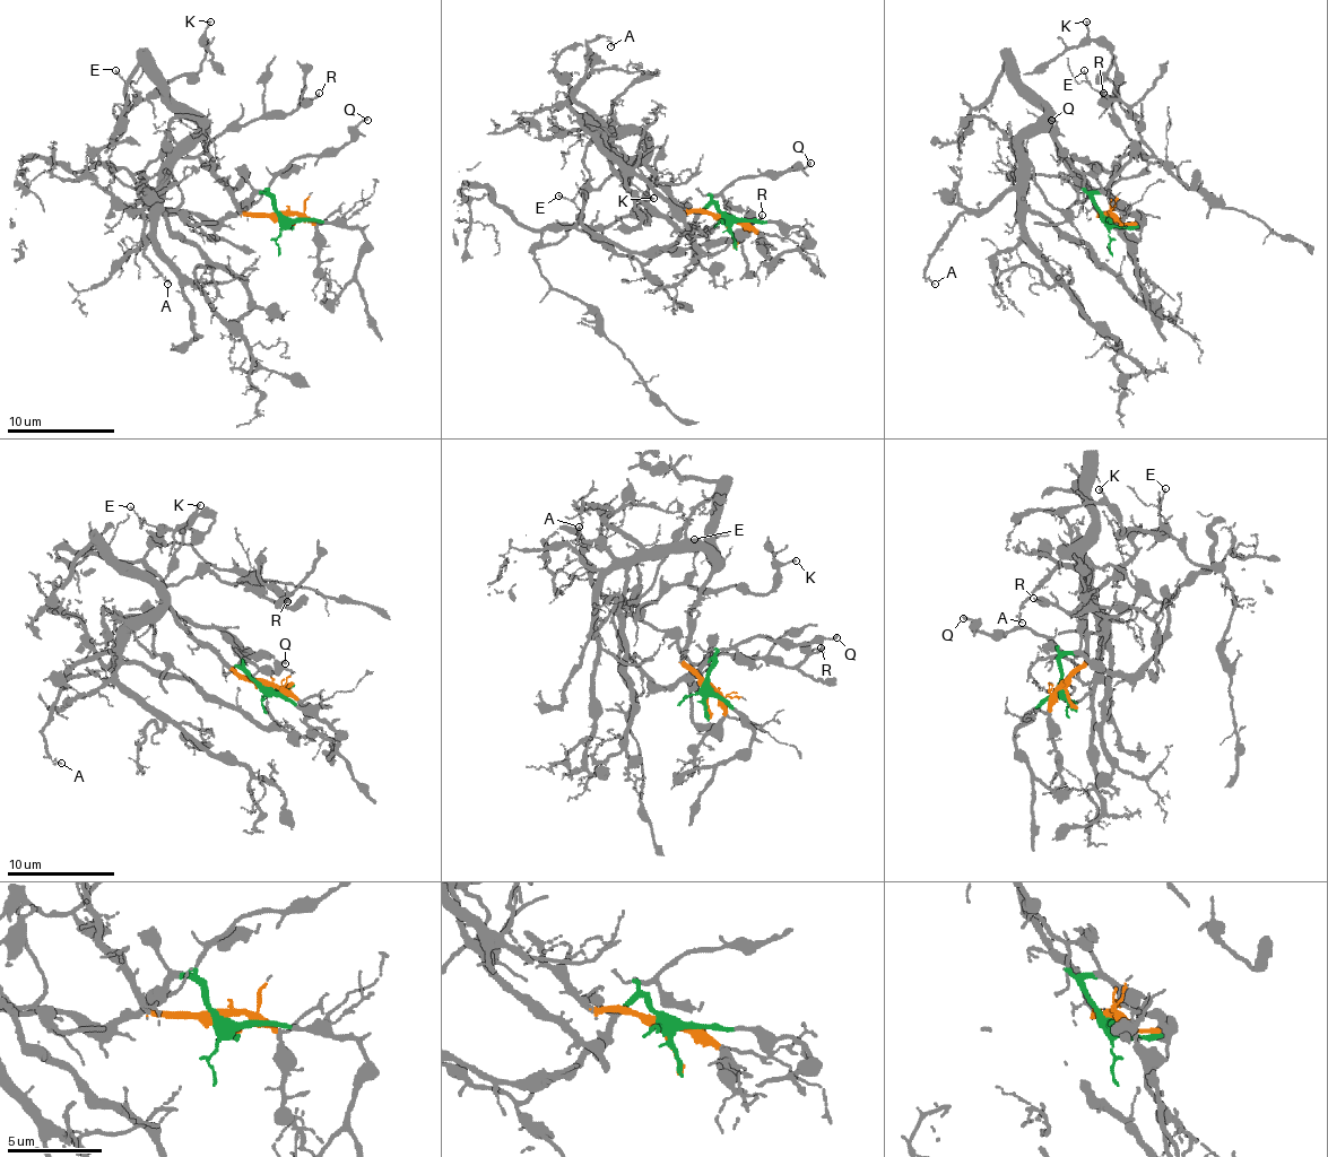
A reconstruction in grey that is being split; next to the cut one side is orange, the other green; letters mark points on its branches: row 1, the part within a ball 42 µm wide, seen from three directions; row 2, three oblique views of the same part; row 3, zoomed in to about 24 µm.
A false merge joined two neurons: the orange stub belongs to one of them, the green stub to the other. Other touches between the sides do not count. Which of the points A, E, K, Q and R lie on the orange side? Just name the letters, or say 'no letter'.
A

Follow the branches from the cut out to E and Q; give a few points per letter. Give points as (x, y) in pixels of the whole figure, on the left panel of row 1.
E: (281, 218), (266, 194), (219, 222), (153, 210), (133, 179), (98, 154), (120, 136), (136, 92), (114, 70)
Q: (281, 218), (268, 189), (271, 181), (295, 159), (332, 157), (367, 119)

